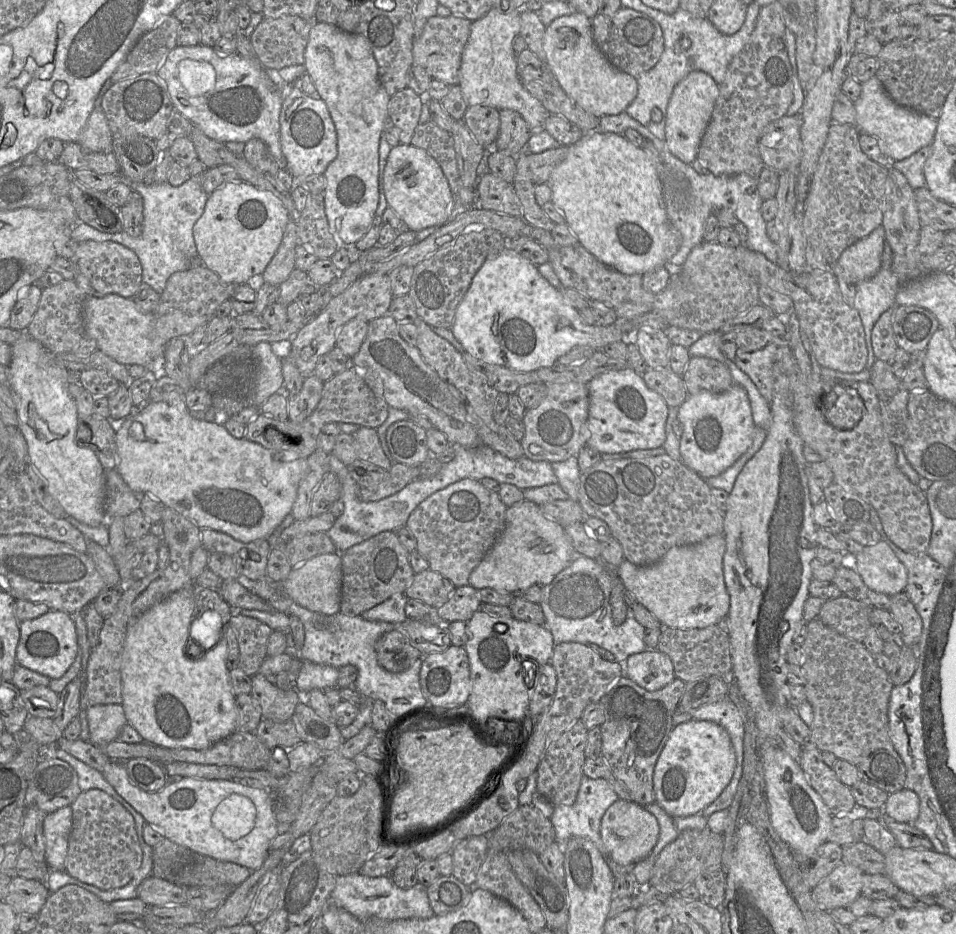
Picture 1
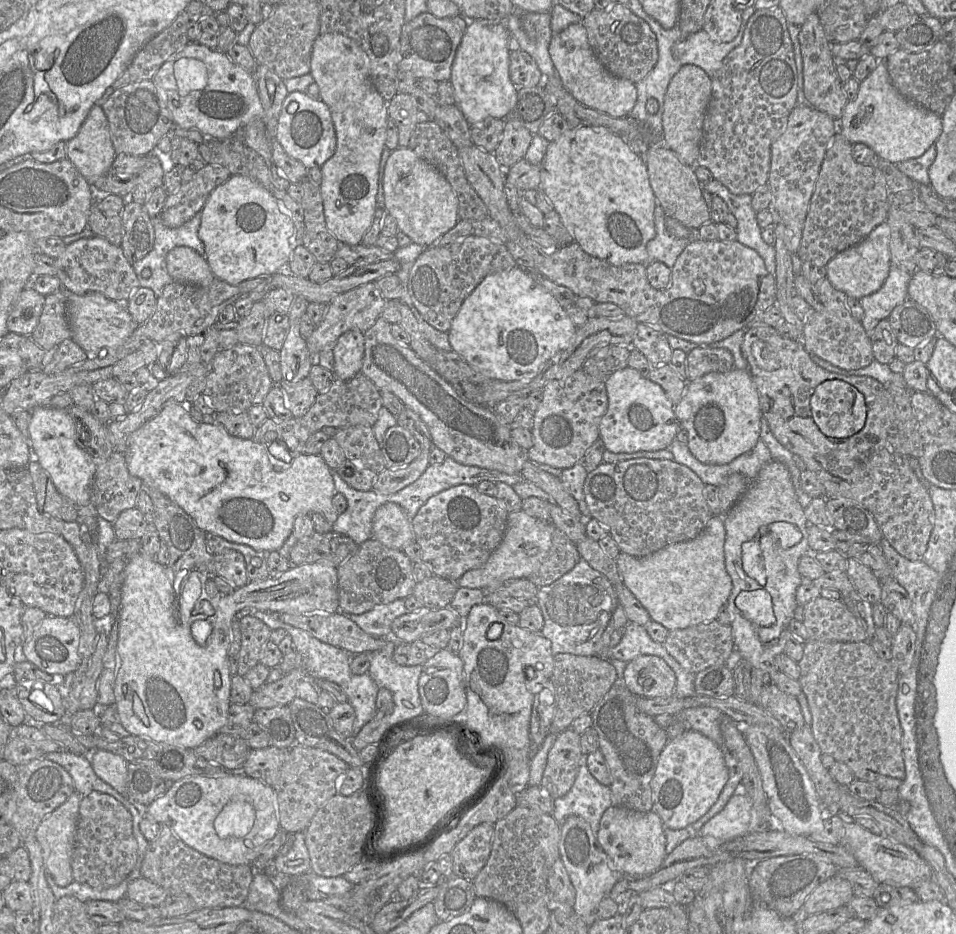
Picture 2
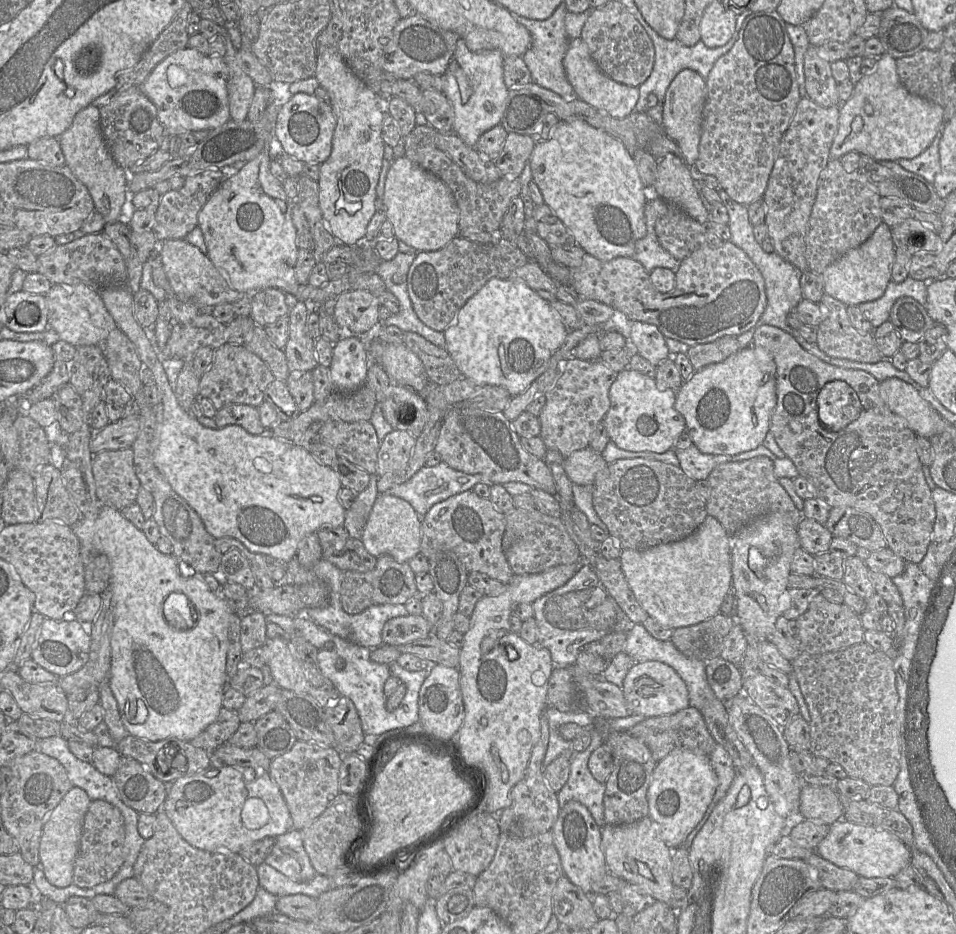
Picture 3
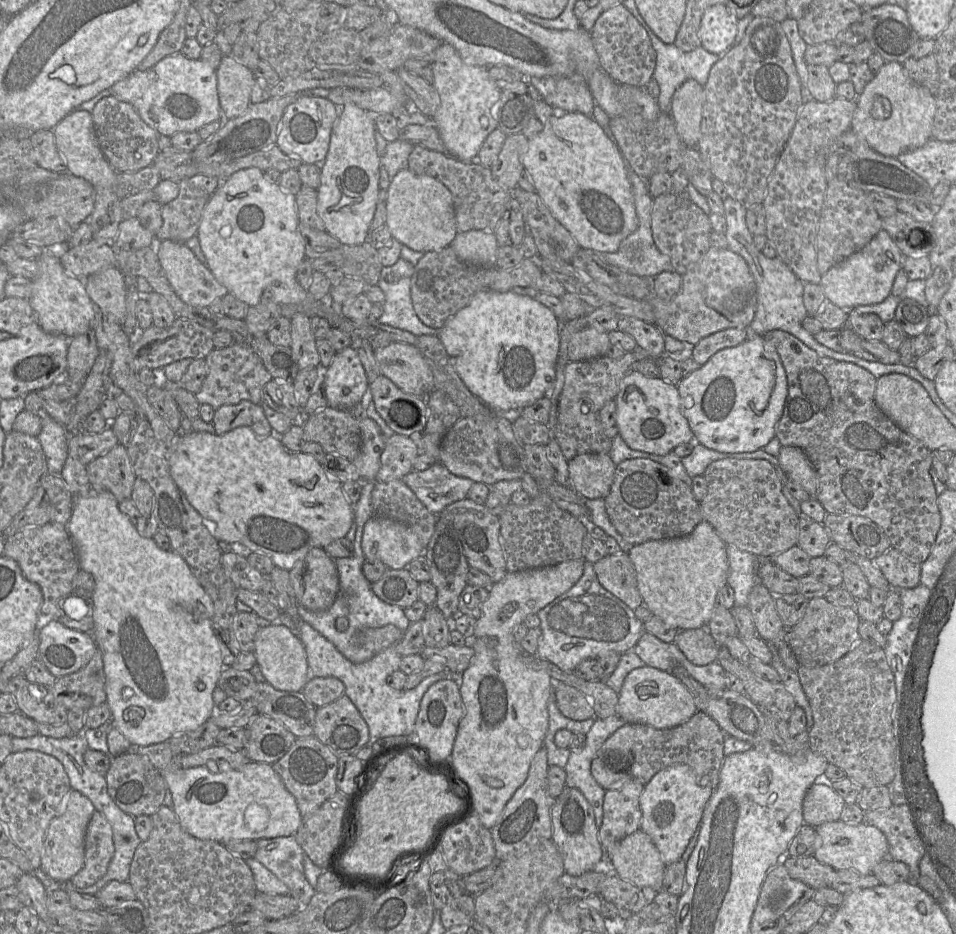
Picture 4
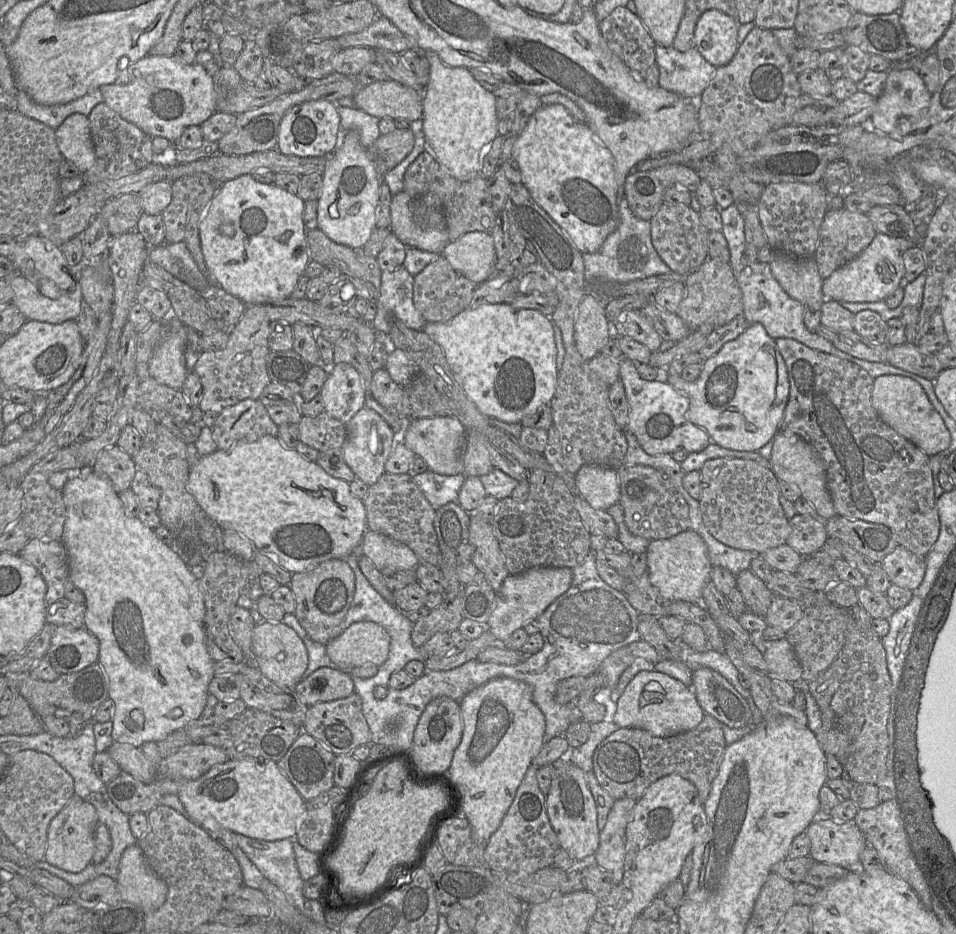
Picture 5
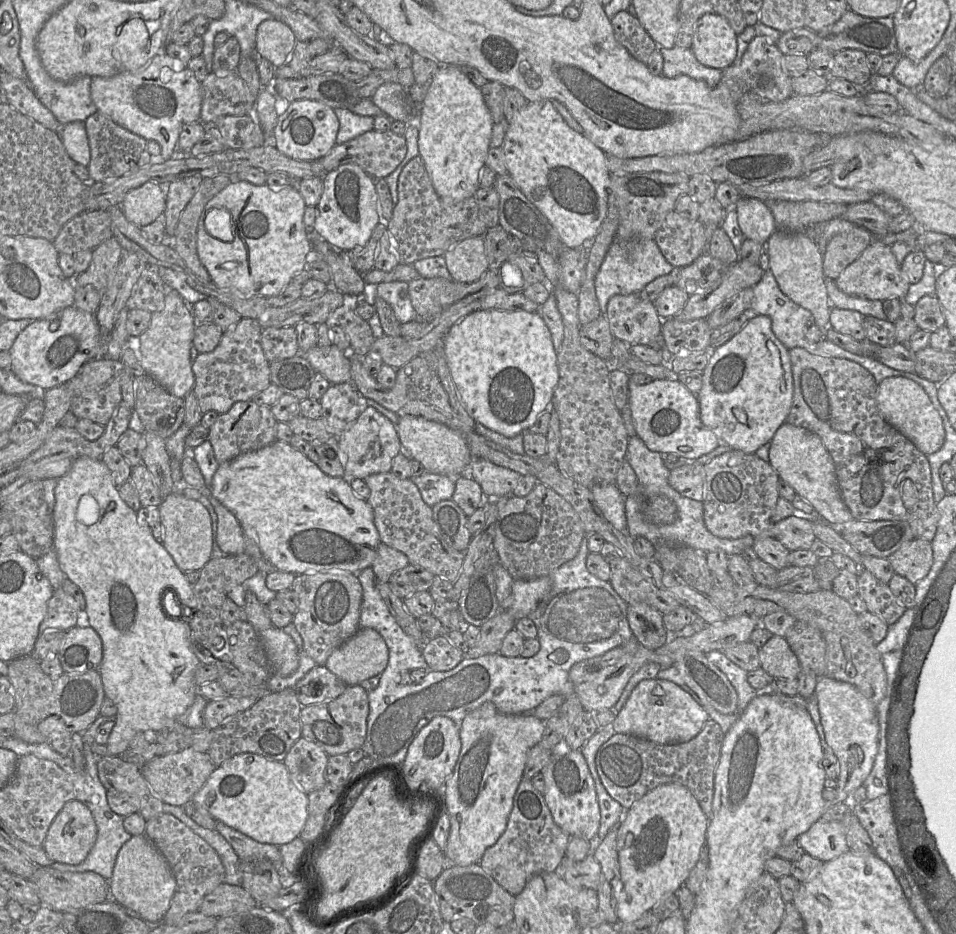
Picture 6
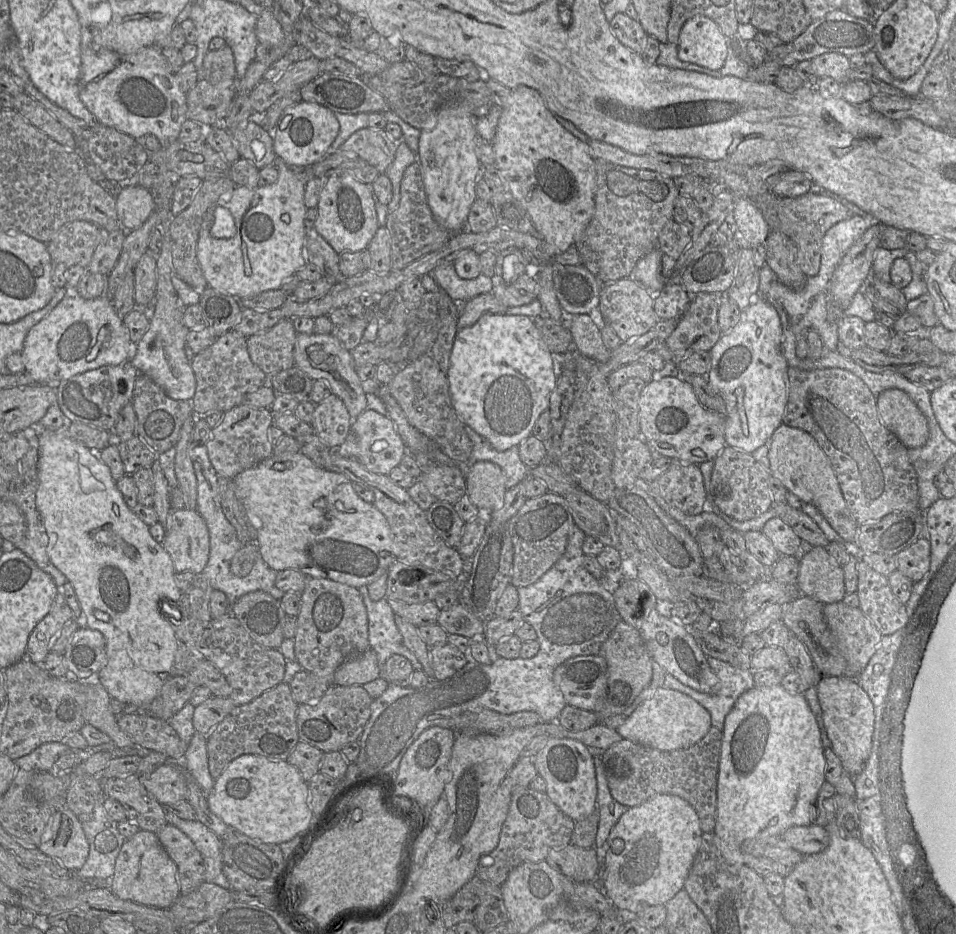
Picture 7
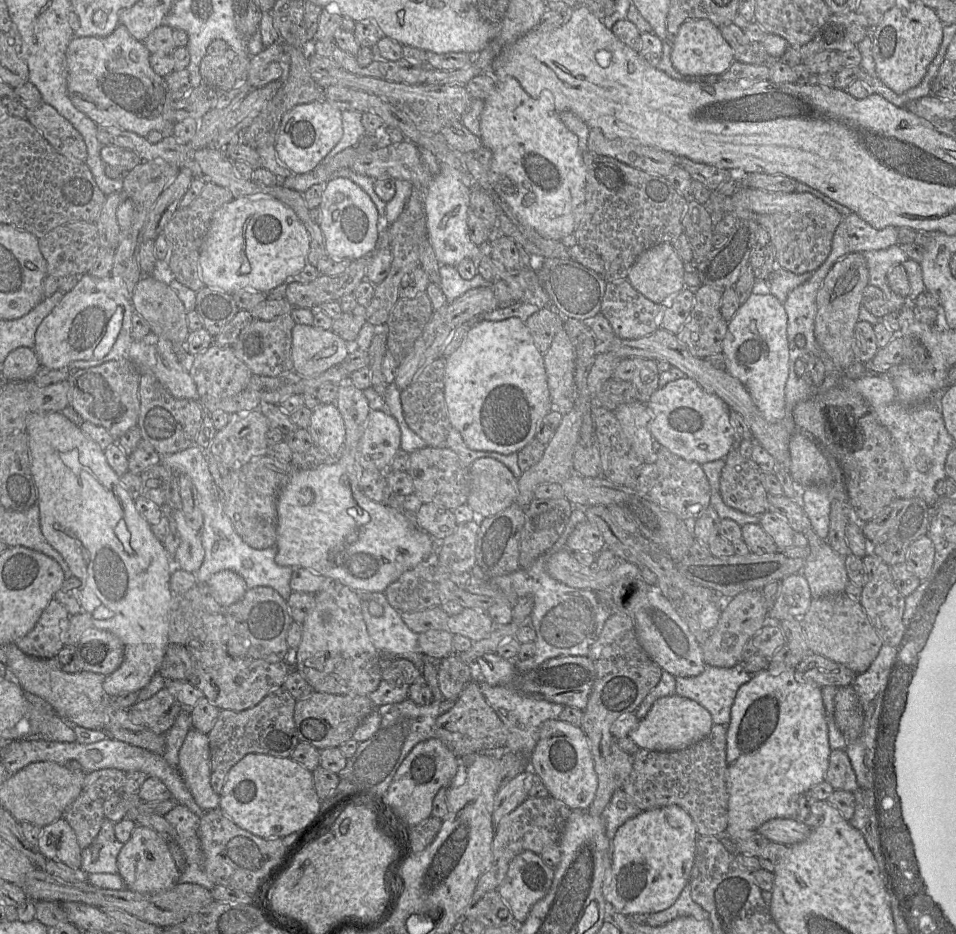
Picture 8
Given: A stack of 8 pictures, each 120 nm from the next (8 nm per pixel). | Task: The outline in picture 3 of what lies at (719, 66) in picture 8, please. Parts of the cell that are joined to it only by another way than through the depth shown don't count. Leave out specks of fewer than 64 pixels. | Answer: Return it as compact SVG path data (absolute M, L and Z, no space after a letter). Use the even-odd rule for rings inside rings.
M713 1L704 10L700 33L701 41L708 48L718 48L727 44L736 29L737 15L722 2Z

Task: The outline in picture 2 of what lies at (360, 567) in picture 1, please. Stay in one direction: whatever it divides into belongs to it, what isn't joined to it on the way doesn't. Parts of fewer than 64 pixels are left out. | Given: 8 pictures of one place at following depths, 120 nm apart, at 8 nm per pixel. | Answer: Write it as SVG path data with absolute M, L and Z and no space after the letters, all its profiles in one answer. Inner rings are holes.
M374 538L360 544L356 554L337 570L339 607L343 614L360 615L376 606L405 599L413 594L417 583L413 575L413 562L404 551L388 548Z

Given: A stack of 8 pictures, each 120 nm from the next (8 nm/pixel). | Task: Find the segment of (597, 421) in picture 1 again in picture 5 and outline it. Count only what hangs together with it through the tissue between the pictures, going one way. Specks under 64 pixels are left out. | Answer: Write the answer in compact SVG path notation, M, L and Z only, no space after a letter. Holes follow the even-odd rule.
M623 356L620 361L620 379L629 405L628 429L635 435L644 451L650 455L671 454L686 450L689 454L705 449L712 441L703 428L685 417L690 399L668 381L647 381L640 377L633 360Z

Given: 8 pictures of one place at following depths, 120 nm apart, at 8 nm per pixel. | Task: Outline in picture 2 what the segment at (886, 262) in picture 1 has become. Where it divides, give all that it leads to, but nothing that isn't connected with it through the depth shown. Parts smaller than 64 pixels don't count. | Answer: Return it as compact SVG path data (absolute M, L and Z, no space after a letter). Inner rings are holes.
M891 264L889 274L882 287L860 299L864 311L861 324L870 339L877 324L883 319L888 319L896 306L909 299L908 284L911 276L912 274Z

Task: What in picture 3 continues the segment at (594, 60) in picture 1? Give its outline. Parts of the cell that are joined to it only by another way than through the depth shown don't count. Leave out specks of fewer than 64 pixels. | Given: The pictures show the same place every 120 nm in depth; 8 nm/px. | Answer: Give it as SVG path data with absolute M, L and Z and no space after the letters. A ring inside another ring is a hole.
M581 37L570 40L567 52L563 58L563 66L567 79L578 99L613 118L622 119L634 111L639 99L638 87L625 85L608 77L597 66L590 54L588 45Z

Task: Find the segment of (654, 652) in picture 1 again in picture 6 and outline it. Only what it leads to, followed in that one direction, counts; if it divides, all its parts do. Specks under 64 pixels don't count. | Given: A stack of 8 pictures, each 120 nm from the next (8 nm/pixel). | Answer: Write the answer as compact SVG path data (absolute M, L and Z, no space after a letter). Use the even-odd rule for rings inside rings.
M664 679L642 680L611 724L616 733L635 735L659 744L684 743L694 738L710 717L692 695Z

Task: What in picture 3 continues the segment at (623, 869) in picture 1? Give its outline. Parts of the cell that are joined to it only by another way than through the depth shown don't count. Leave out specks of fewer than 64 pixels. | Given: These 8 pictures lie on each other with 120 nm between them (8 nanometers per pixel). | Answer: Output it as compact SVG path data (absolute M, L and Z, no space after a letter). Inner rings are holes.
M592 729L592 741L583 752L572 752L570 775L567 783L557 793L559 806L575 800L583 804L591 813L596 824L602 828L604 821L605 783L598 782L591 774L588 761L591 754L603 744L603 738Z

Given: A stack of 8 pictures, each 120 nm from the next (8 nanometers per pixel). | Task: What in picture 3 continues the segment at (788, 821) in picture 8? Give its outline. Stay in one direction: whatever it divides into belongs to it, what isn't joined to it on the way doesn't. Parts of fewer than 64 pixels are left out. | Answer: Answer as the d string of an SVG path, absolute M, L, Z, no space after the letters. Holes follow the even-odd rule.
M837 820L830 825L829 833L815 848L815 853L864 878L894 877L910 864L911 859L907 846L889 832L846 820Z

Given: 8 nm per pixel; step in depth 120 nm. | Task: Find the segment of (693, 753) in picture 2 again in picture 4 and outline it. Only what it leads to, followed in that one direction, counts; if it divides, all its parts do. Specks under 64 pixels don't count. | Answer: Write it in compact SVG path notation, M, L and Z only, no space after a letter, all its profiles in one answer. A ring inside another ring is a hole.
M673 764L660 770L645 785L640 796L640 829L650 836L666 866L682 858L713 793L713 788L698 782L693 769L686 764Z

